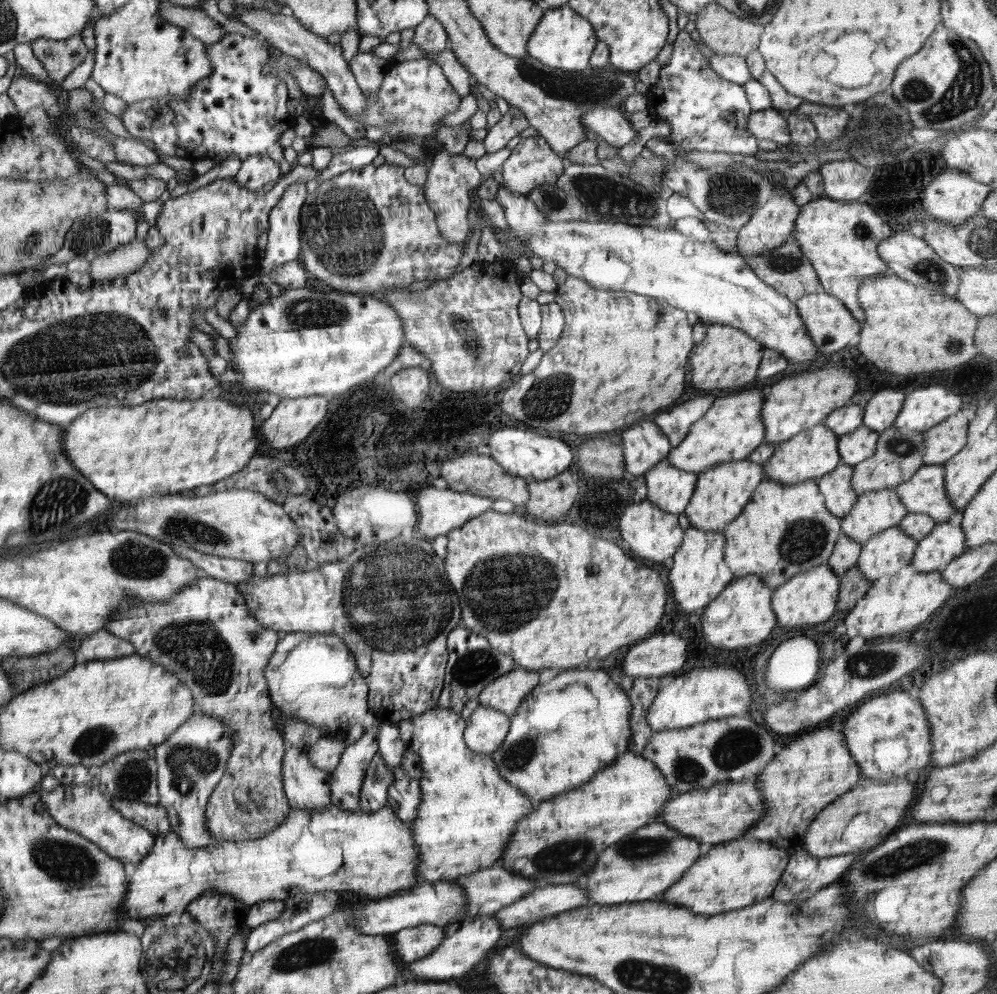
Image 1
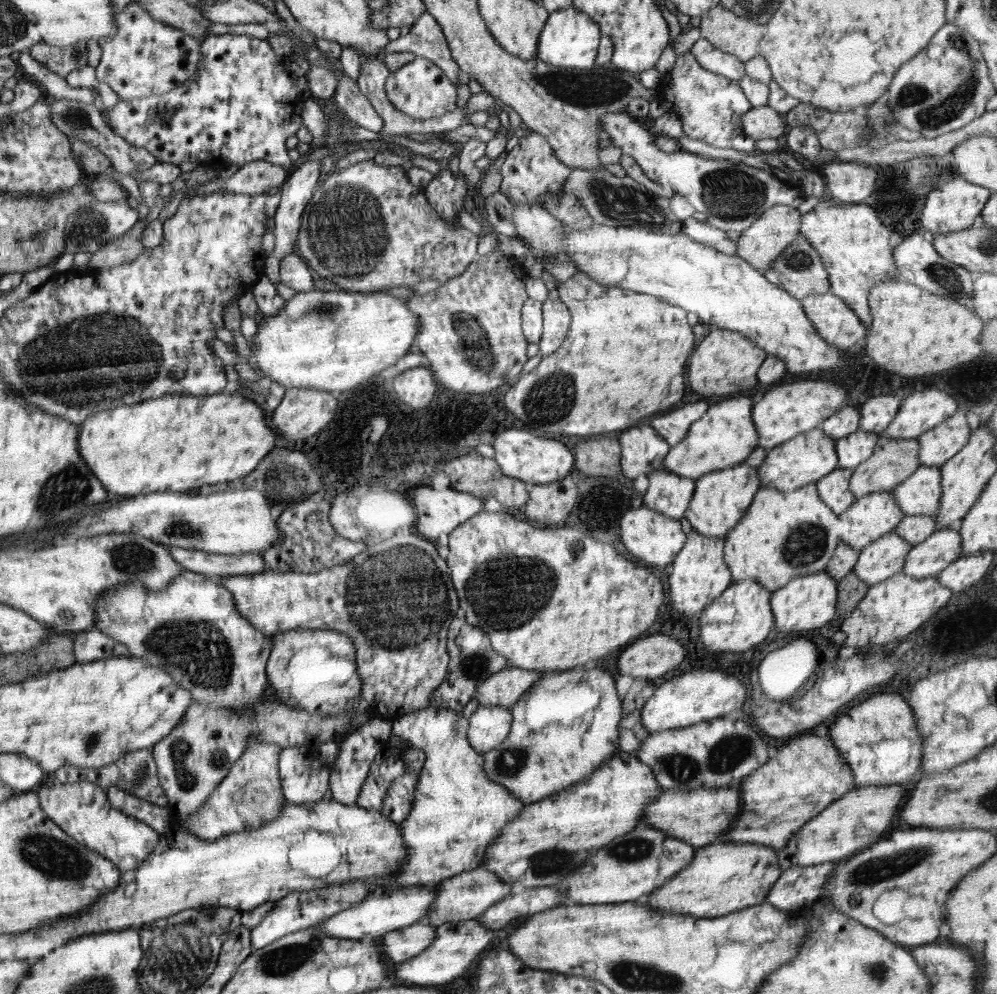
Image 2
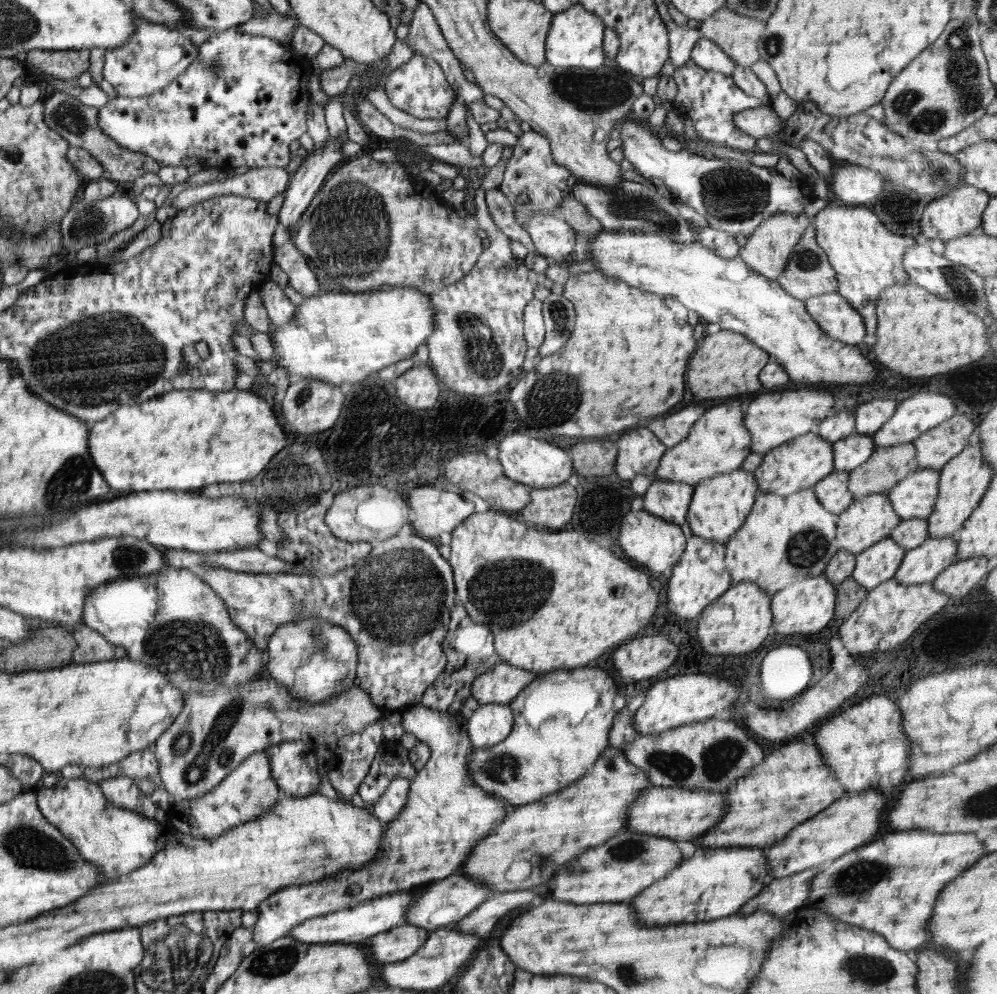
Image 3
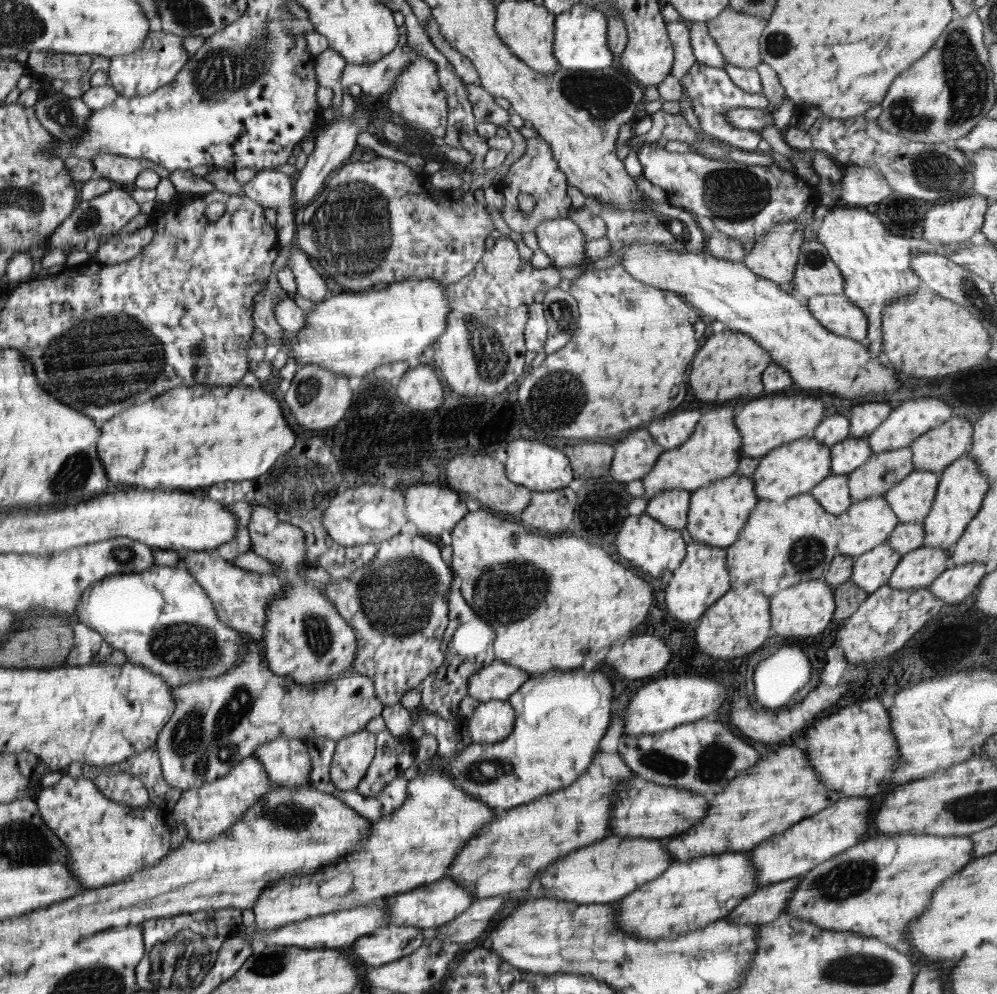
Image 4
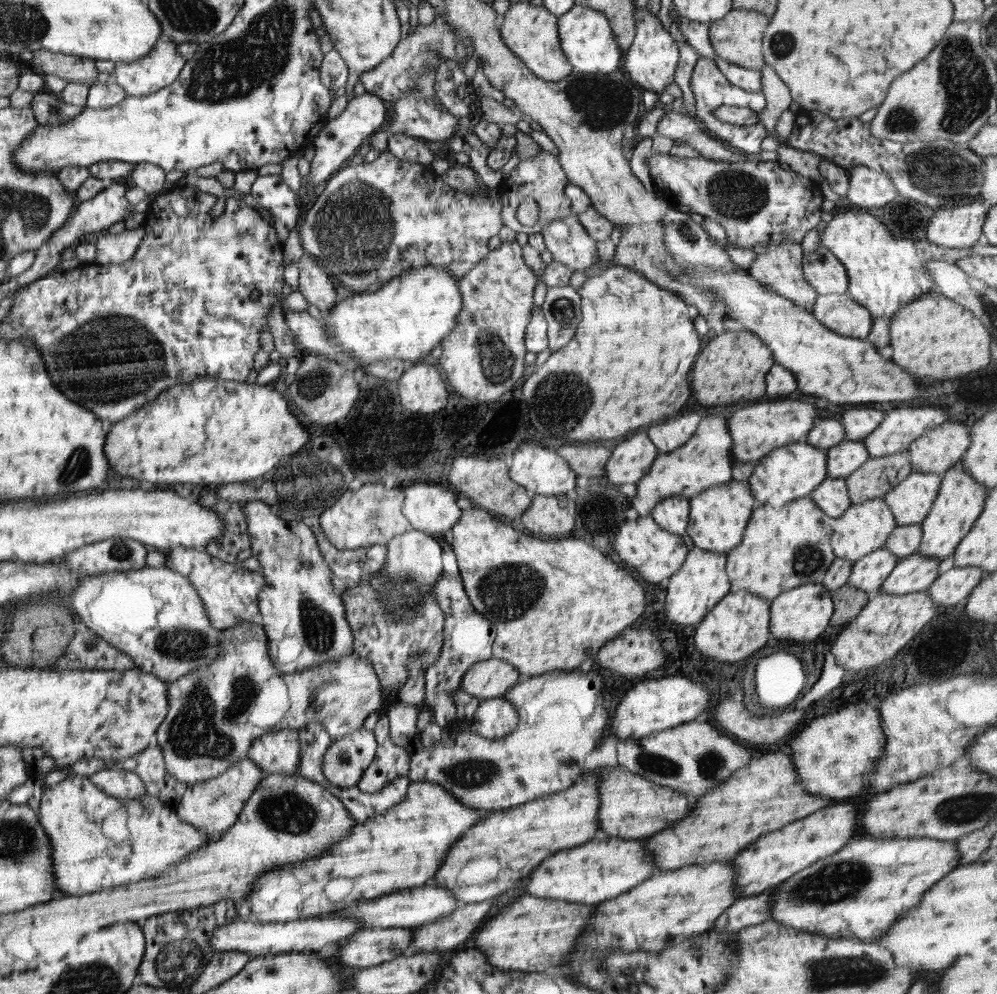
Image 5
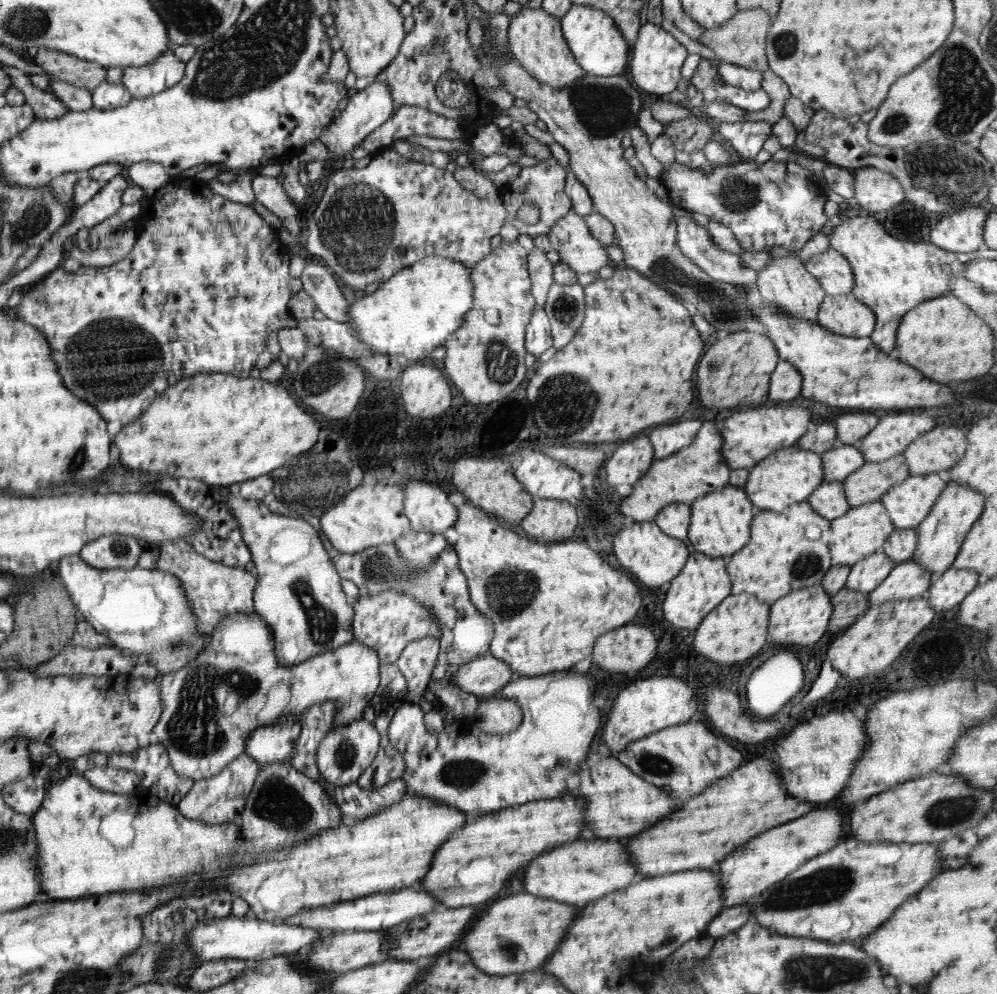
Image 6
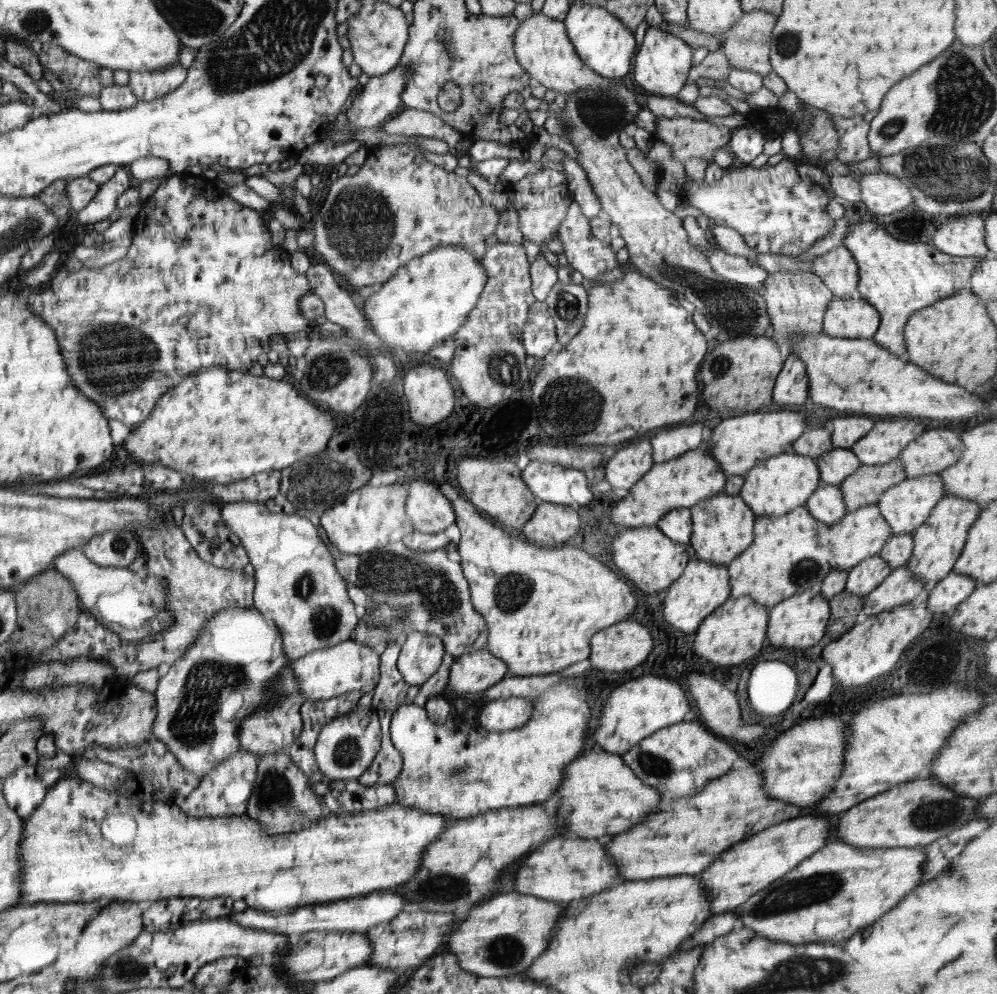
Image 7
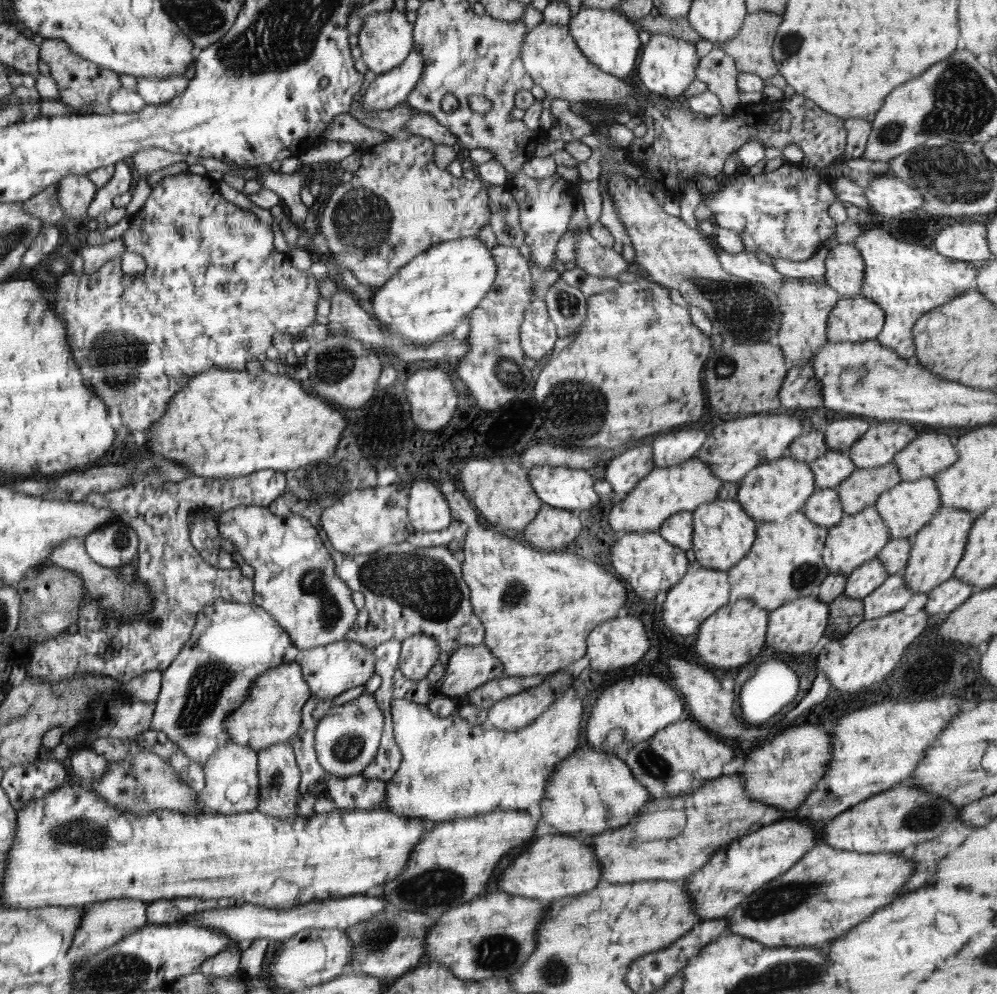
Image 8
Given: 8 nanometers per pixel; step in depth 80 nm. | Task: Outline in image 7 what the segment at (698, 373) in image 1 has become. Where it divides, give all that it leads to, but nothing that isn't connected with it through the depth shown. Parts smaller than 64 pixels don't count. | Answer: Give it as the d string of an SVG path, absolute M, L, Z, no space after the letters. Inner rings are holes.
M772 335L727 339L716 346L700 366L702 396L712 408L740 410L740 414L775 409L773 386L784 361Z

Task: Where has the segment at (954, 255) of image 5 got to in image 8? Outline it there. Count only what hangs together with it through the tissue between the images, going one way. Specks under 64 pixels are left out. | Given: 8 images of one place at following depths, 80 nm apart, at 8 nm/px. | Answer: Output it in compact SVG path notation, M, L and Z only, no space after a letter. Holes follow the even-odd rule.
M870 228L862 231L853 245L860 251L860 256L863 256L865 262L864 282L861 286L860 295L878 304L885 312L884 326L876 339L882 346L890 347L900 358L907 359L915 355L912 327L915 325L917 318L937 306L950 302L966 289L976 286L978 269L971 262L945 257L936 249L930 247L926 248L926 246L918 246L918 244L900 242L884 230Z

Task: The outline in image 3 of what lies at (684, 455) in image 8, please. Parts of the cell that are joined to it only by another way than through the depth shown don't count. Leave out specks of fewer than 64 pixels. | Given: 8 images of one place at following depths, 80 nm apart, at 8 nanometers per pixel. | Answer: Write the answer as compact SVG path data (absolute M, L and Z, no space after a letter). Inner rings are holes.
M688 406L666 418L661 416L658 420L650 422L648 429L666 448L673 448L688 437L692 426L703 416L702 412L704 408L700 406Z

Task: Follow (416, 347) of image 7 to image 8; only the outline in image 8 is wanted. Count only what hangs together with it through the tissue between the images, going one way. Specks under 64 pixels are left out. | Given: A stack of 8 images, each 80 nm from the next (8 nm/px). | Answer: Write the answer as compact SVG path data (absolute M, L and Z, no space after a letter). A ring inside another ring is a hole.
M466 236L448 240L431 246L417 254L408 264L401 266L372 296L372 317L378 319L388 332L399 334L411 344L427 346L440 336L453 332L464 316L468 316L484 298L496 278L496 263L491 249L488 249L479 236Z

